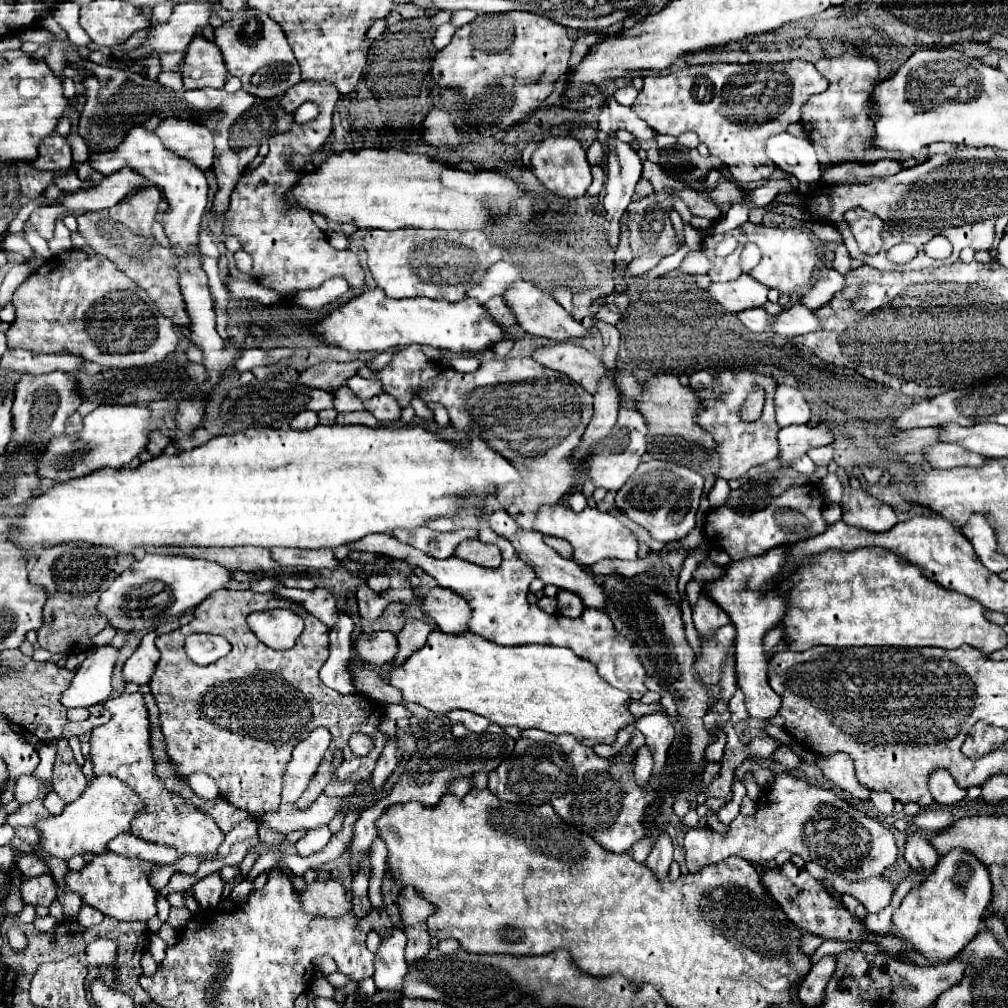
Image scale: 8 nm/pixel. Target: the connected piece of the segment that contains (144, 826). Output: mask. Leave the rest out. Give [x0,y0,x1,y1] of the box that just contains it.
[91,693,223,855]

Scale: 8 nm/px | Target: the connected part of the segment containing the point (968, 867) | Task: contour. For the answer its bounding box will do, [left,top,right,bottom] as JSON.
[893,849,993,961]

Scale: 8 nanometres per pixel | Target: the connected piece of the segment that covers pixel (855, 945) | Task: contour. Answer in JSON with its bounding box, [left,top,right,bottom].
[811,941,859,963]

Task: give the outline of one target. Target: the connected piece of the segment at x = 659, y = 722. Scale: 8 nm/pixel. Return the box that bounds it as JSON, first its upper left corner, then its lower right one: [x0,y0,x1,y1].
[635,711,675,775]

